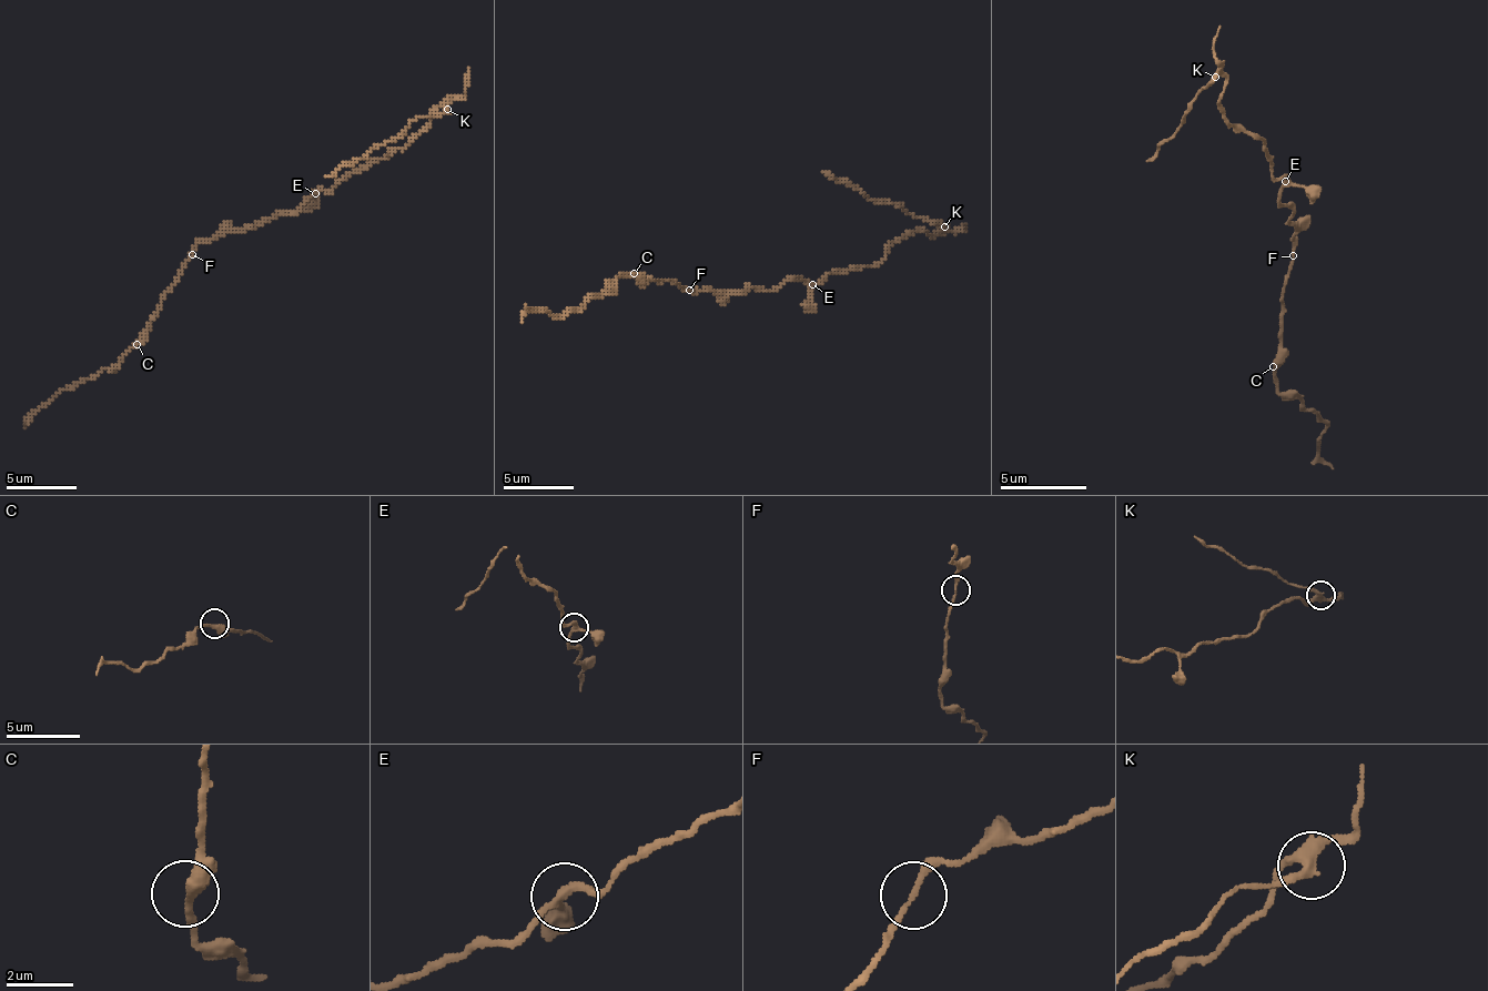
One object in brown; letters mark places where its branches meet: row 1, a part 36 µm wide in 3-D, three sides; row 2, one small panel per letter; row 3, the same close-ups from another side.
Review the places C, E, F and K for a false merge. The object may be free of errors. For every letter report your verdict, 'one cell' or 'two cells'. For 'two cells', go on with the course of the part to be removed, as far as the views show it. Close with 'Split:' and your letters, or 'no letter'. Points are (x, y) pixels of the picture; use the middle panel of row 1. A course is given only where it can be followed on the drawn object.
C: one cell
E: one cell
F: one cell
K: two cells; foreign part runs (944, 228), (913, 218), (892, 203), (868, 200), (822, 172)
Split: K

